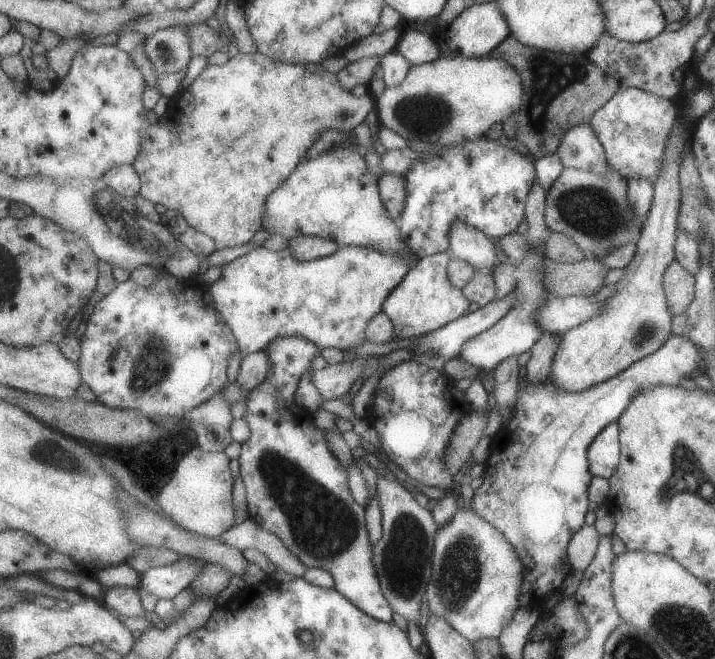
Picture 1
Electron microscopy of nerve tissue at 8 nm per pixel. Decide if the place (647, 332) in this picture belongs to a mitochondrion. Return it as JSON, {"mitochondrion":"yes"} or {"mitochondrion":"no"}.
{"mitochondrion":"yes"}

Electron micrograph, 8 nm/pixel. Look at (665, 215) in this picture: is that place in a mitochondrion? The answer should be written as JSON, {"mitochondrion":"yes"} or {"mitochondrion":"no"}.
{"mitochondrion":"no"}

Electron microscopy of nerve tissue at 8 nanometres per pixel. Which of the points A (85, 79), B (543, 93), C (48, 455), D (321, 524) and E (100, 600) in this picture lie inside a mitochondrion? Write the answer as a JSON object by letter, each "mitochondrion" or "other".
{"A":"other","B":"mitochondrion","C":"mitochondrion","D":"mitochondrion","E":"other"}

